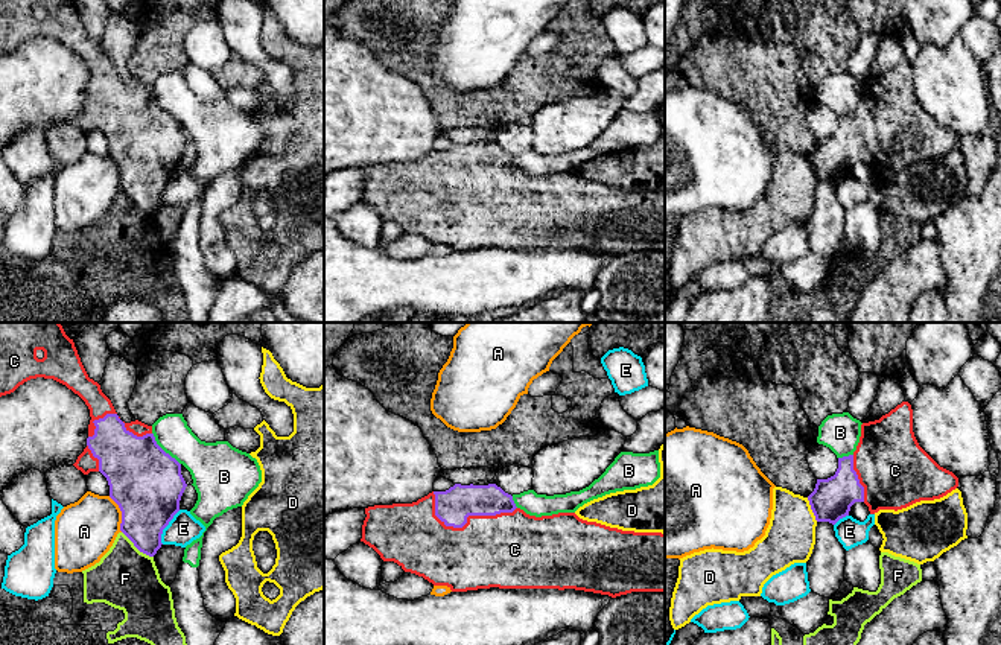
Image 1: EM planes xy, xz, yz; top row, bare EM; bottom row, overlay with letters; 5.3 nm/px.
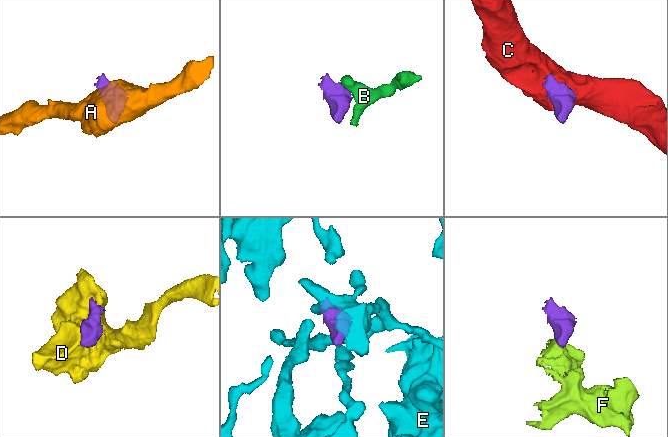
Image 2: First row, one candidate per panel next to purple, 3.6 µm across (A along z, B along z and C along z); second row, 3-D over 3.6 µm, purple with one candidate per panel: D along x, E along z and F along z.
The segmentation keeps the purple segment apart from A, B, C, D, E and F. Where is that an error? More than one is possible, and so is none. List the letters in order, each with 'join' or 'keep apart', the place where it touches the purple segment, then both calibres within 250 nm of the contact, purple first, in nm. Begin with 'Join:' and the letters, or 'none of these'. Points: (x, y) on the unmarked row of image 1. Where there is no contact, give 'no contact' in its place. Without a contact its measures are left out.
Join: C
A: keep apart | xy (122, 174) | 380/320 nm
B: keep apart | xy (162, 108) | 380/200 nm
C: join | xz (466, 181) | 190/380 nm
D: keep apart | yz (811, 168) | 220/260 nm
E: keep apart | xy (166, 184) | 380/160 nm
F: keep apart | xy (137, 207) | 300/320 nm

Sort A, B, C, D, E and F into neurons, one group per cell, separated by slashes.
A / B / C / D / E / F

